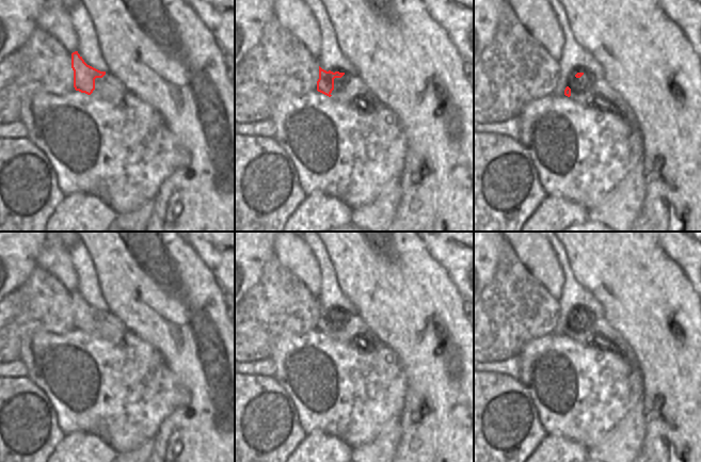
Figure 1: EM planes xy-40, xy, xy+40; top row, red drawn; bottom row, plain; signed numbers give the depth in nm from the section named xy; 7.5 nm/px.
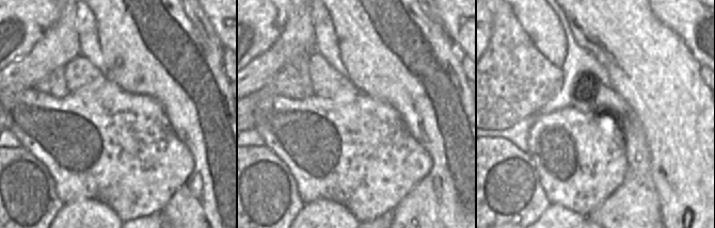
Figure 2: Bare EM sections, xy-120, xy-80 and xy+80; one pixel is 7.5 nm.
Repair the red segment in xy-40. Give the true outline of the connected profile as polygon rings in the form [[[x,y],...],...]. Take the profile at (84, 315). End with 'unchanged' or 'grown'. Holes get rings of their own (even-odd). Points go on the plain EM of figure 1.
[[[78,290],[71,292],[71,307],[74,309],[74,326],[76,330],[115,342],[127,331],[117,317],[108,310],[100,310],[87,304]]]; grown

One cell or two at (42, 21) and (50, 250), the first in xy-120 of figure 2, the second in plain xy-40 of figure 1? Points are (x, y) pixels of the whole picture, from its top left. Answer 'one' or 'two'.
two

